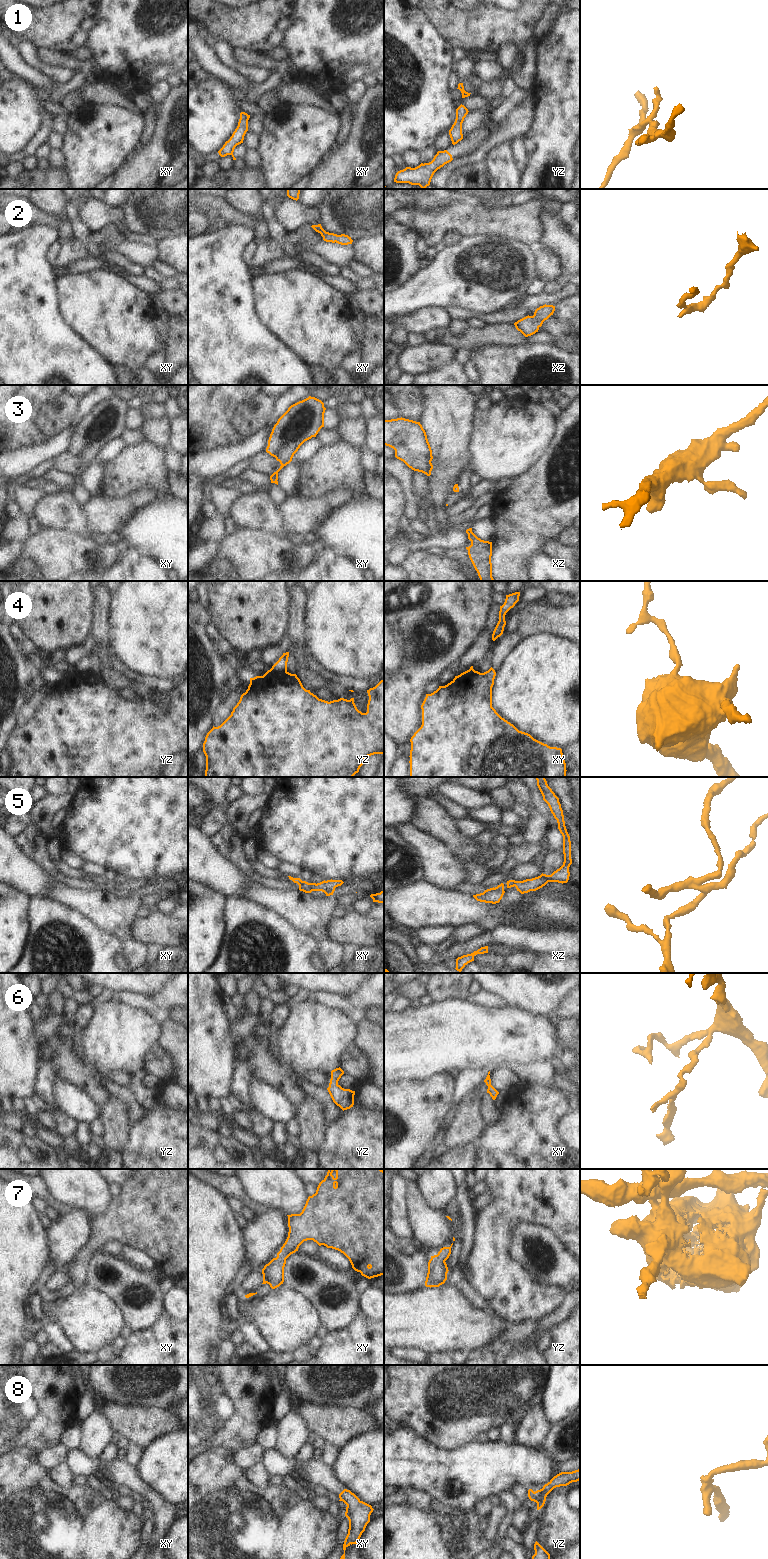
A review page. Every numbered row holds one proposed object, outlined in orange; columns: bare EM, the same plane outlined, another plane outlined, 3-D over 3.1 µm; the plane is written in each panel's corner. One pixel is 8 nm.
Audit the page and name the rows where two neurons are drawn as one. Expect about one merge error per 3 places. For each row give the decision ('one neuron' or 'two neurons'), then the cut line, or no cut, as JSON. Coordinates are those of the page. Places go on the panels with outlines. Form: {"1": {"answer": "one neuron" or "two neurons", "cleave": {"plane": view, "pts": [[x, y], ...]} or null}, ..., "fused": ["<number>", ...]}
{"1": {"answer": "two neurons", "cleave": {"plane": "xy", "pts": [[234, 147], [230, 154]]}}, "2": {"answer": "one neuron", "cleave": null}, "3": {"answer": "one neuron", "cleave": null}, "4": {"answer": "two neurons", "cleave": {"plane": "yz", "pts": [[271, 668], [276, 671], [286, 671]]}}, "5": {"answer": "two neurons", "cleave": {"plane": "xz", "pts": [[495, 887], [503, 891]]}}, "6": {"answer": "one neuron", "cleave": null}, "7": {"answer": "one neuron", "cleave": null}, "8": {"answer": "two neurons", "cleave": {"plane": "yz", "pts": [[542, 1489], [537, 1508]]}}, "fused": ["1", "4", "5", "8"]}

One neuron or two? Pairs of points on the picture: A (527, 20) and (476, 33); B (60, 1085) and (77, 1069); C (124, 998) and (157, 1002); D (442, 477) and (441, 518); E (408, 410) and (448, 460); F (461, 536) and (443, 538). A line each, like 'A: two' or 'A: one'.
A: one
B: two
C: one
D: one
E: two
F: one

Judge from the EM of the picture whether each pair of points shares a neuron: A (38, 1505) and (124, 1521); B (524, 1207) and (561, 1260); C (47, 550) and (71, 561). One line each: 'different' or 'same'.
A: same
B: different
C: same

